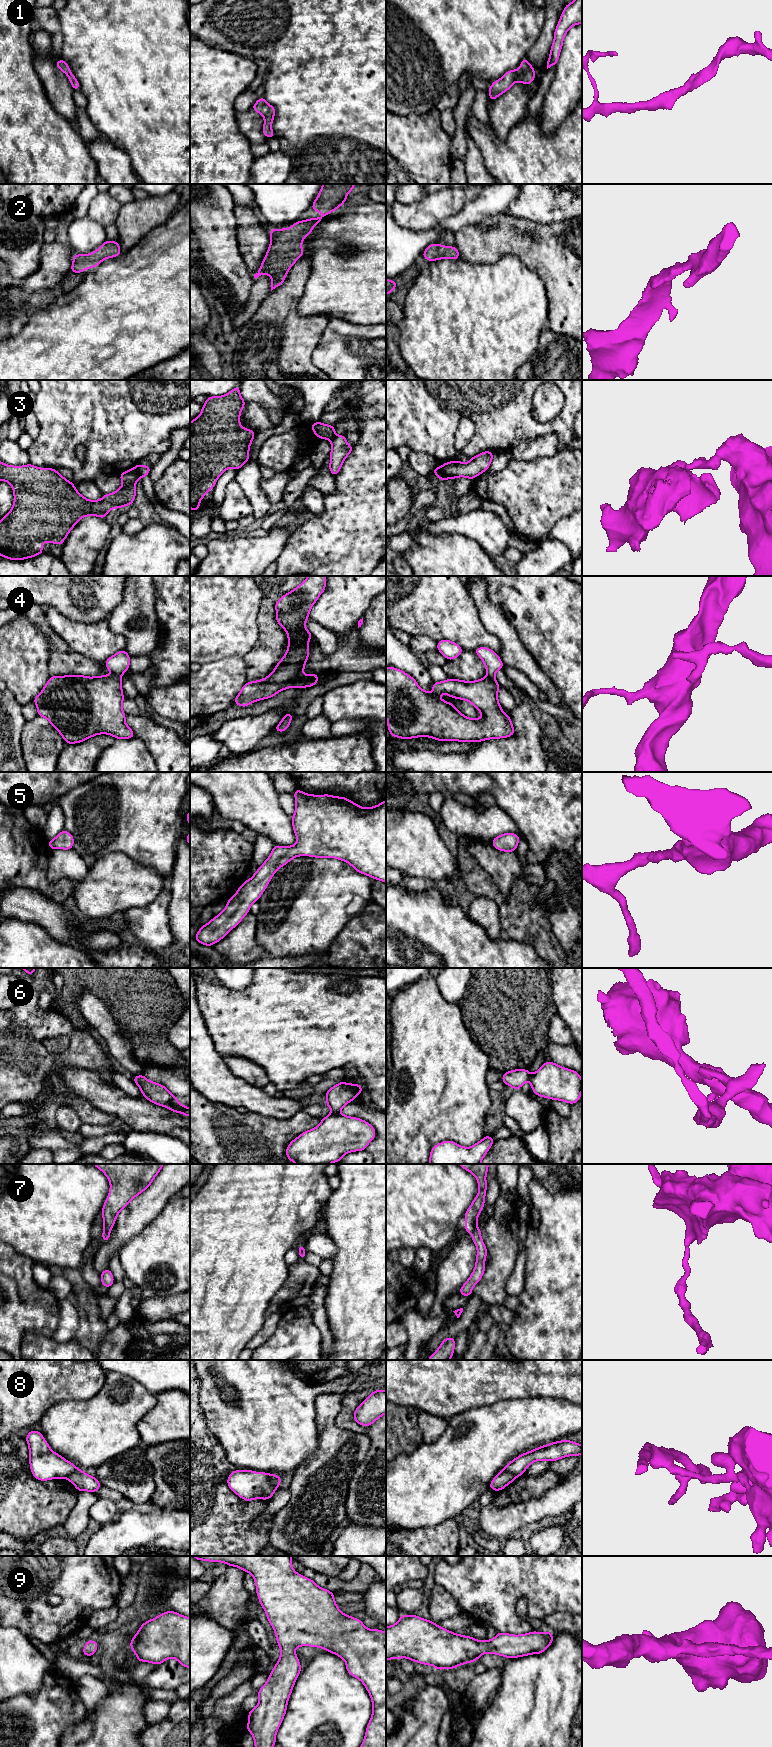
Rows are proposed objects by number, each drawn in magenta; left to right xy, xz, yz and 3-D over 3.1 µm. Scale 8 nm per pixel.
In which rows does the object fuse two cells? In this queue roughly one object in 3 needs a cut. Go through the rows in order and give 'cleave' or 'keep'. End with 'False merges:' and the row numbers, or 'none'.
1: keep
2: keep
3: cleave
4: cleave
5: keep
6: cleave
7: cleave
8: cleave
9: keep
False merges: 3, 4, 6, 7, 8

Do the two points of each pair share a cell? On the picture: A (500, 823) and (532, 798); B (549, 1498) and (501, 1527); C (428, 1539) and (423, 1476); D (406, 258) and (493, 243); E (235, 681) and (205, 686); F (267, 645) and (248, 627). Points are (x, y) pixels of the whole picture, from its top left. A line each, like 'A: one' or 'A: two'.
A: two
B: one
C: two
D: two
E: one
F: two

